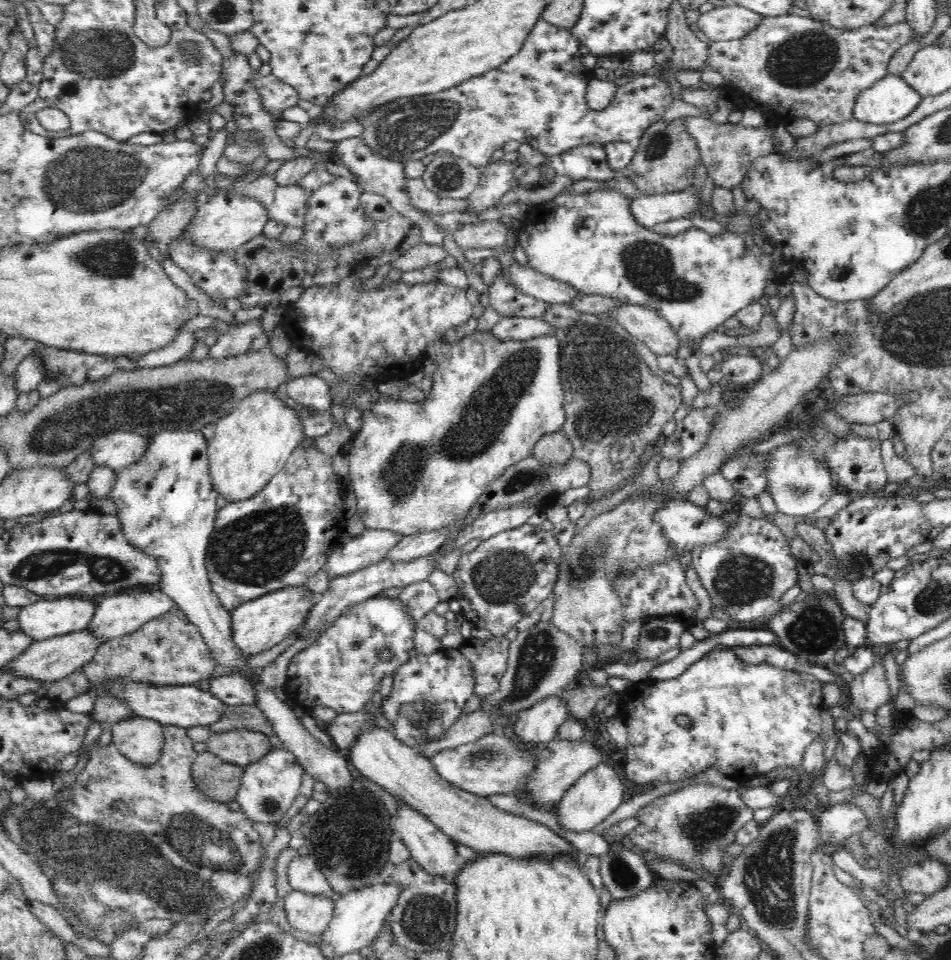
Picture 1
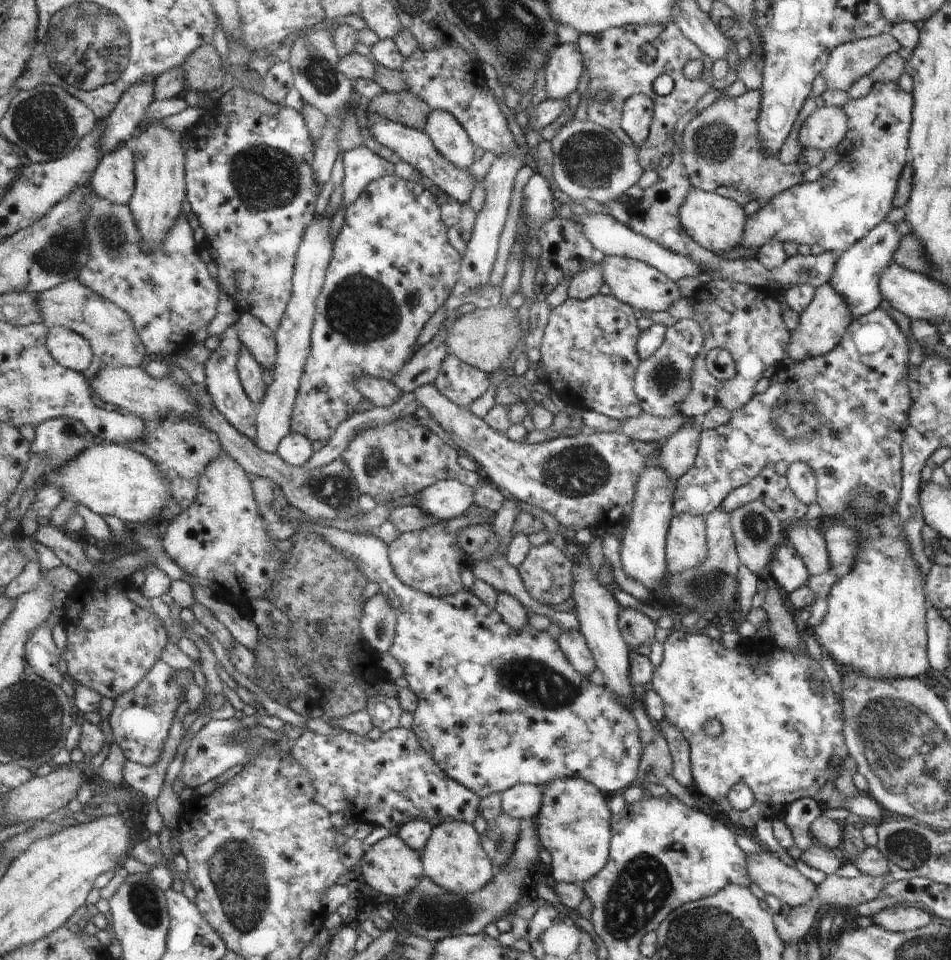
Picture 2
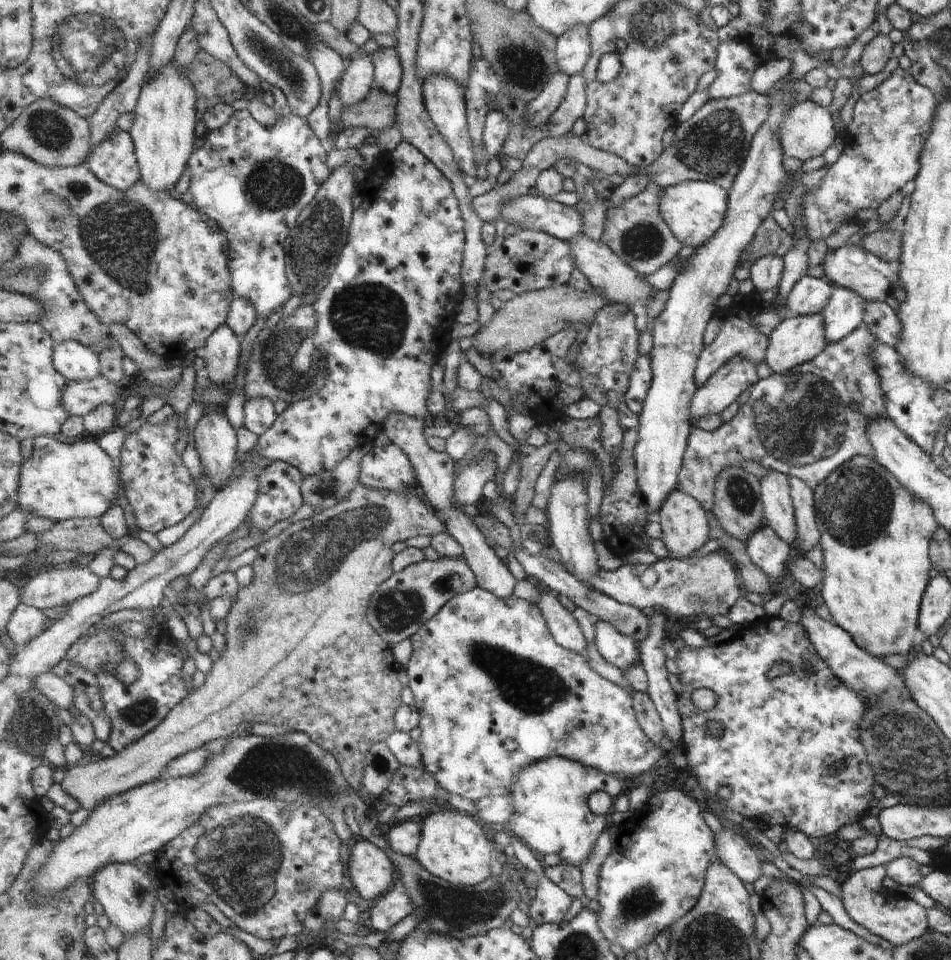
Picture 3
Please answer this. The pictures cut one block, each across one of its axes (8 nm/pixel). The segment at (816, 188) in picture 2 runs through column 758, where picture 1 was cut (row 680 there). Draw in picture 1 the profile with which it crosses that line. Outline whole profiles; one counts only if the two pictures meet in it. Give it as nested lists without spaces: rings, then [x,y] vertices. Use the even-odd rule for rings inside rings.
[[[238,673],[212,676],[209,680],[208,691],[213,693],[226,704],[255,704],[257,702],[257,692],[254,691],[253,684],[246,676]]]

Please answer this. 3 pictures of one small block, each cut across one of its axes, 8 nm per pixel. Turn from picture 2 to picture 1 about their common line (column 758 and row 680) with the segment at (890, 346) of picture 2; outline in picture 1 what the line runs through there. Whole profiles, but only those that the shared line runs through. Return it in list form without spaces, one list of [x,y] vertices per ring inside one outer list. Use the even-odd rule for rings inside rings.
[[[442,649],[431,655],[416,653],[408,662],[401,664],[393,674],[393,686],[380,702],[380,711],[392,724],[392,732],[397,740],[418,751],[430,741],[438,741],[446,736],[448,730],[460,718],[467,700],[474,694],[473,669],[469,660],[456,649]]]

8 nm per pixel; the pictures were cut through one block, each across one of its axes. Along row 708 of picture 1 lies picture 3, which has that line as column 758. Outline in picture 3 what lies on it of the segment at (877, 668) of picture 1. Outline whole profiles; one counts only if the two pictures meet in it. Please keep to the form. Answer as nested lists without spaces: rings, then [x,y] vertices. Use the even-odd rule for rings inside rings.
[[[723,827],[720,832],[713,833],[713,840],[716,843],[718,860],[739,878],[752,883],[761,874],[757,854],[739,834]]]

